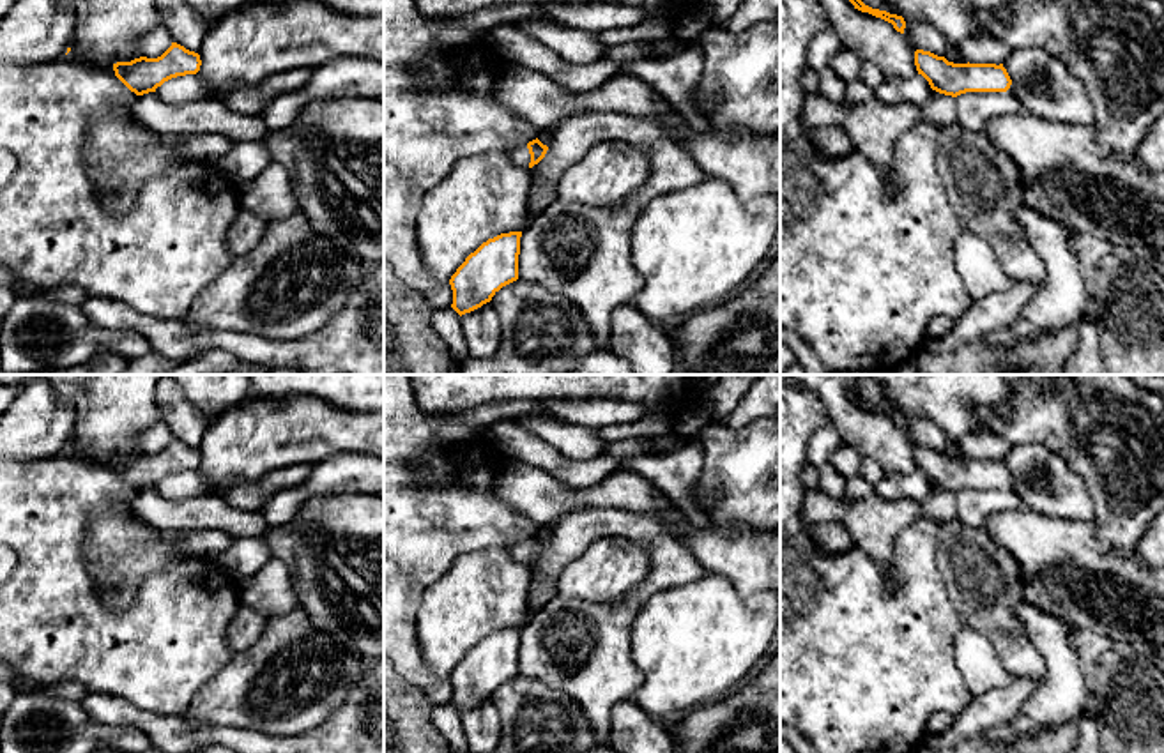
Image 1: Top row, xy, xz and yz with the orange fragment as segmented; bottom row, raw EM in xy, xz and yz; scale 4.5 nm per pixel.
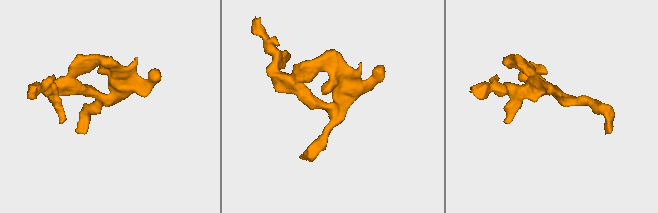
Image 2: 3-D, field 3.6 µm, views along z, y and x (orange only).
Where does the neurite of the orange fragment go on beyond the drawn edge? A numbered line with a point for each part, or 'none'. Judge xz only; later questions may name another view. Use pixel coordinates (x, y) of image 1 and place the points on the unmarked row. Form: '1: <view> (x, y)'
1: xz (520, 550)

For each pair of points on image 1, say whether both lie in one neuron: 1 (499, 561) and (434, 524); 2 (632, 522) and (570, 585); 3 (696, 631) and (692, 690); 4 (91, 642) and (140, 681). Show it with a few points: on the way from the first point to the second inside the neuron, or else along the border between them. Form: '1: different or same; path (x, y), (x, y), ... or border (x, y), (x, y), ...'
1: different; border (506, 545), (460, 554), (444, 573)
2: different; border (581, 555), (602, 538), (623, 536), (650, 562)
3: same; path (692, 646), (692, 676)
4: same; path (103, 649), (112, 653), (128, 669)

